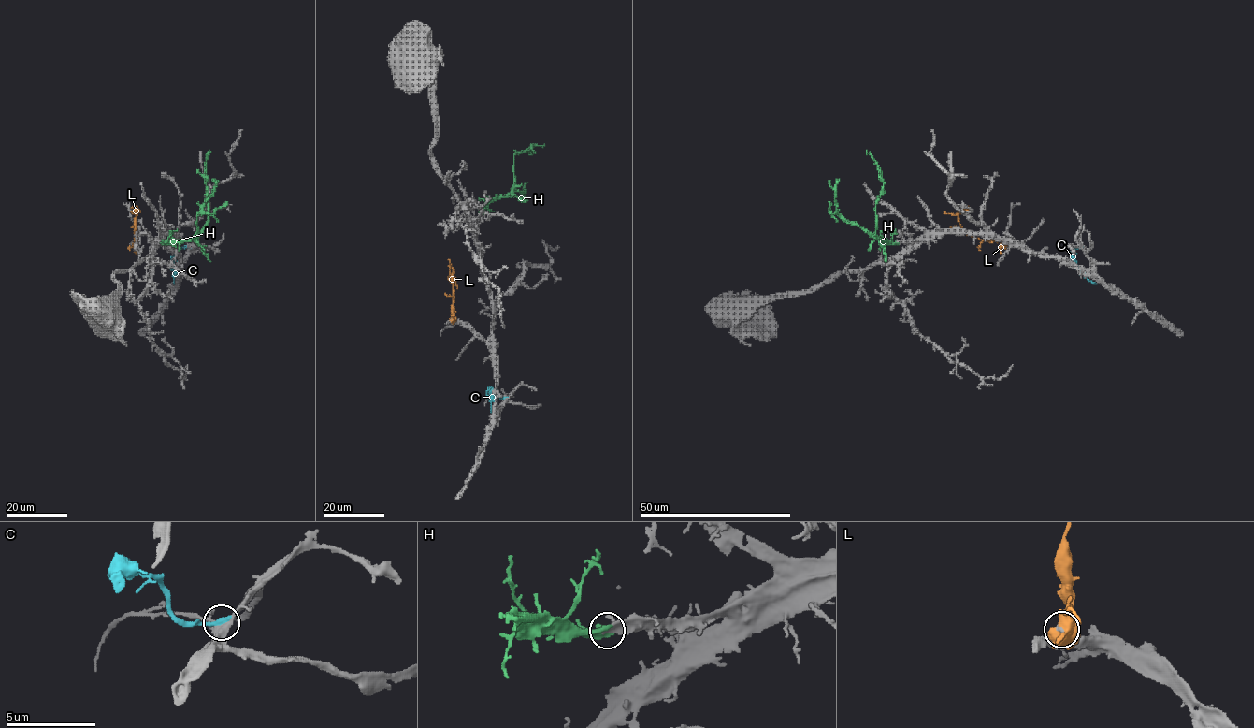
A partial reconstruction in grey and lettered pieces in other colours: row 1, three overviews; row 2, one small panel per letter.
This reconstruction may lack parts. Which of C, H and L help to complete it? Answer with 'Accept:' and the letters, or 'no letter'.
Accept: H

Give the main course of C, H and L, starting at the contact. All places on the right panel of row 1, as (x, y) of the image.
C: (1081, 247), (1072, 253), (1073, 262), (1096, 283)
H: (897, 243), (875, 236), (875, 202), (884, 182), (876, 162), (867, 150)
L: (1003, 243), (982, 241), (969, 235), (958, 223), (958, 214), (961, 211), (972, 211)

